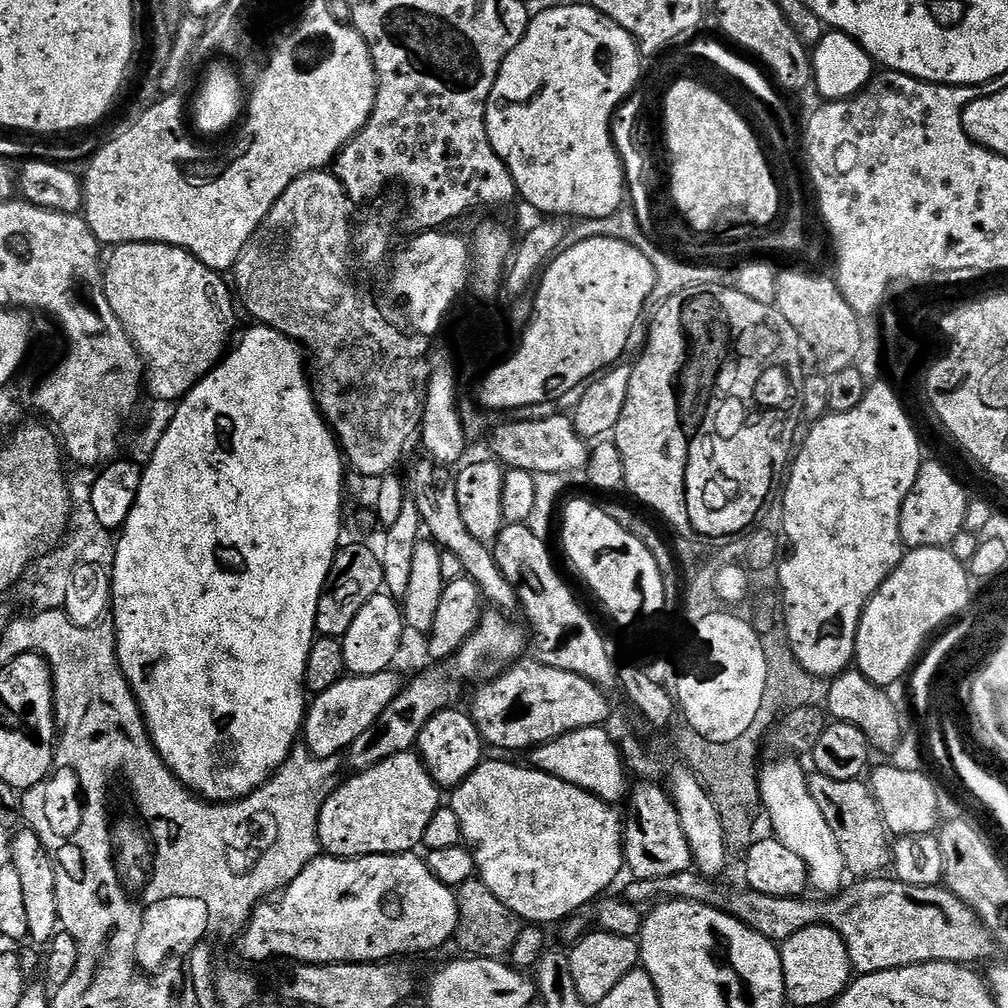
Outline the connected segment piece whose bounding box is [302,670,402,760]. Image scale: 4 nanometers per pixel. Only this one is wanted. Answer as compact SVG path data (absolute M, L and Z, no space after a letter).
M395 671L379 672L378 674L370 674L369 676L353 676L345 675L334 686L330 686L330 690L319 693L315 697L316 700L307 705L304 713L304 726L302 729L302 740L307 744L311 755L317 760L331 760L339 757L350 745L359 738L363 732L370 730L370 726L374 726L374 722L381 714L386 711L394 698L400 693L402 680L395 676Z

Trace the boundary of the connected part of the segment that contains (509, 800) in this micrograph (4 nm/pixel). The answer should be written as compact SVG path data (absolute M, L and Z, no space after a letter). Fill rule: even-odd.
M492 760L482 762L467 778L451 793L450 807L454 814L458 814L458 822L462 826L462 837L472 853L475 871L479 879L483 880L486 886L490 886L490 894L501 900L511 912L520 917L521 921L529 925L547 926L555 920L567 921L575 917L579 908L584 908L588 903L599 901L605 895L604 892L616 880L616 875L625 871L624 863L624 828L622 827L622 816L616 813L617 809L611 804L605 804L591 792L582 790L570 782L562 782L562 778L551 776L549 772L540 772L531 766L519 768L516 764L507 764L504 760Z

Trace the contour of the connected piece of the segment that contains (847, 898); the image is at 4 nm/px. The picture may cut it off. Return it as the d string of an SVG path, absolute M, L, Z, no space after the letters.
M688 869L682 874L661 876L656 880L631 881L624 898L637 906L665 899L710 905L728 912L776 944L784 943L810 925L824 923L843 938L852 967L860 974L926 962L980 966L976 964L991 961L991 956L998 952L991 930L981 922L974 909L963 904L947 887L910 886L895 878L884 879L861 879L853 888L845 887L836 897L816 902L809 898L772 896L749 888L738 890L722 886Z

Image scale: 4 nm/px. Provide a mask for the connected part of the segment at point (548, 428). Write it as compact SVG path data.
M571 415L544 416L541 420L520 420L517 424L504 424L492 436L492 452L508 468L517 468L527 472L542 474L574 474L583 473L588 466L590 455L589 441L578 434L575 424L572 423Z

